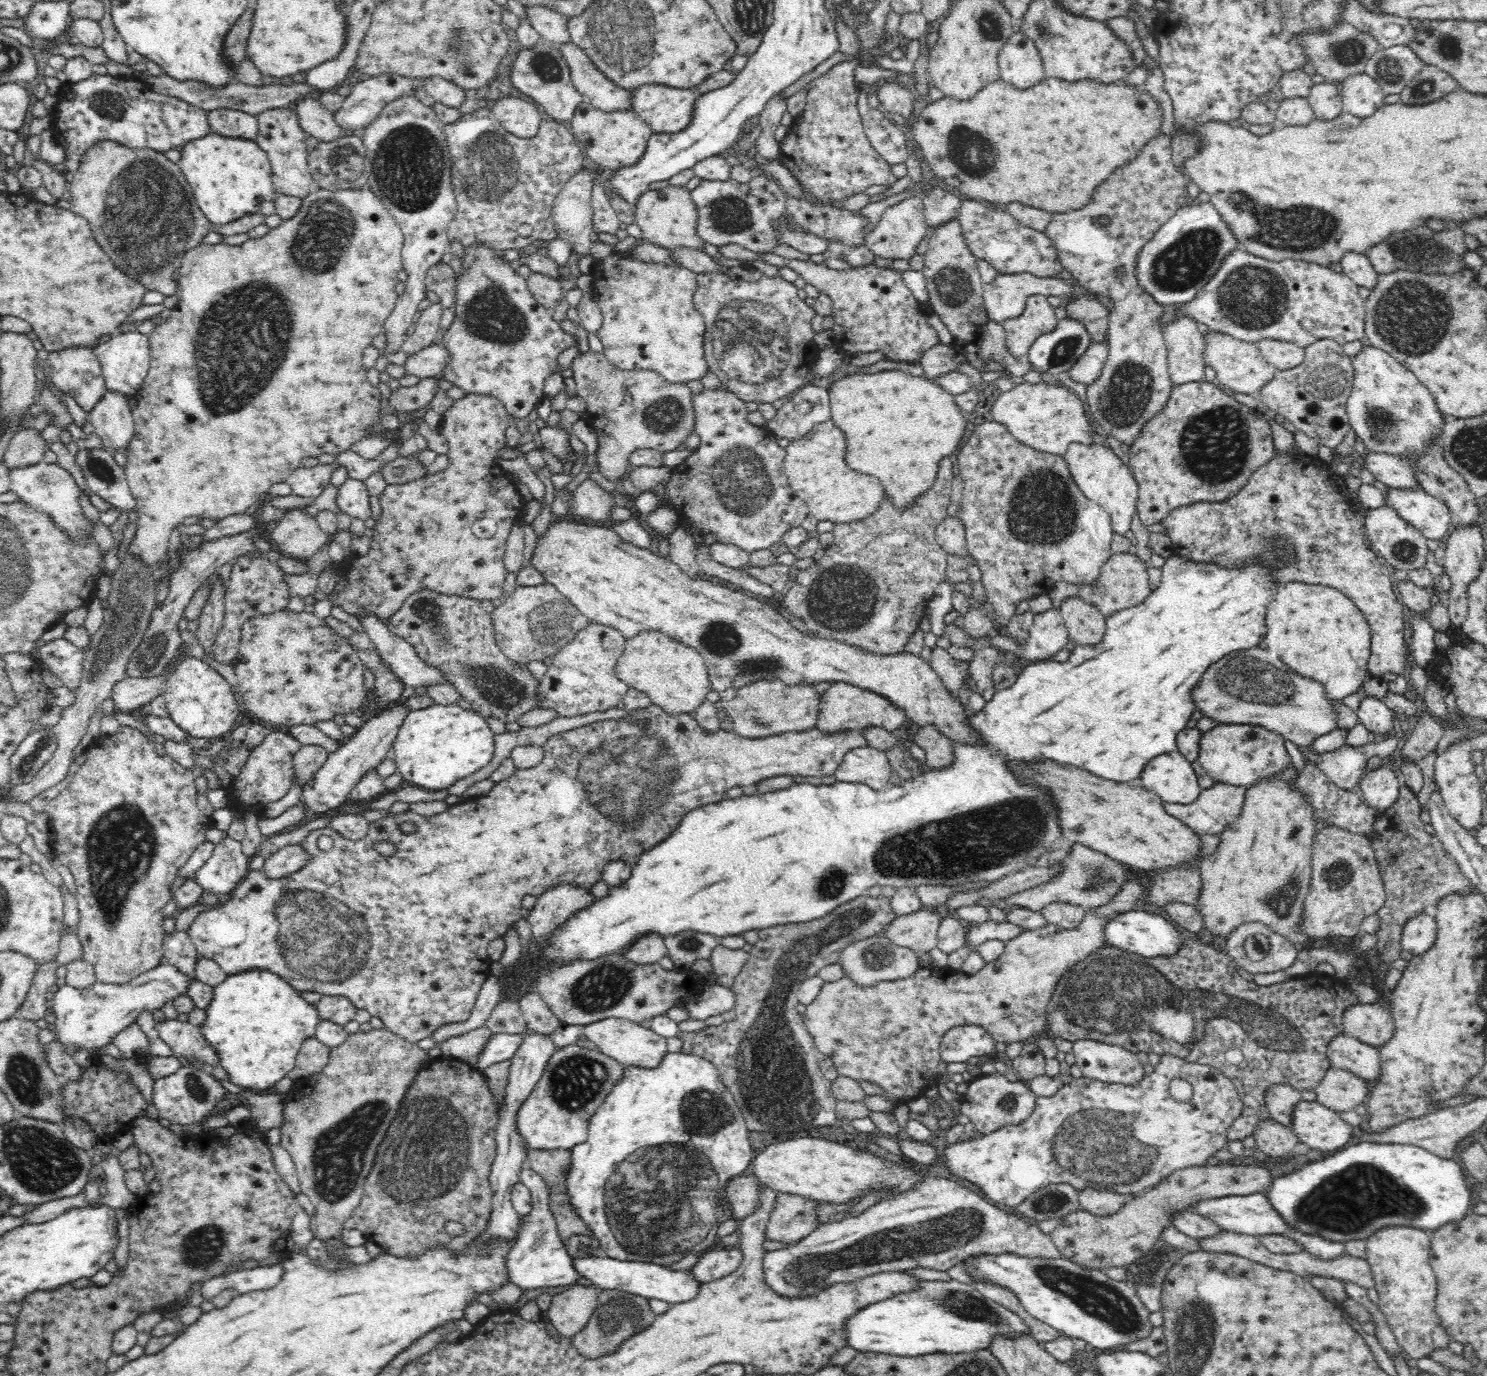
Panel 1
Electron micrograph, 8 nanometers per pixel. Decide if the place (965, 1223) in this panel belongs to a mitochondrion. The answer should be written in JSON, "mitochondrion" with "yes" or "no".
{"mitochondrion":"yes"}

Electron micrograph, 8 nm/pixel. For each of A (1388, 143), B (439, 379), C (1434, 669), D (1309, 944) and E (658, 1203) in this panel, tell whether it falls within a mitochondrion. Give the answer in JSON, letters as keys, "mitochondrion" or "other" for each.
{"A":"other","B":"other","C":"other","D":"other","E":"mitochondrion"}

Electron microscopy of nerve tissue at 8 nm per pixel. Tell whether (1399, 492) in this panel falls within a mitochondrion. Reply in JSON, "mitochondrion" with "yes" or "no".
{"mitochondrion":"no"}

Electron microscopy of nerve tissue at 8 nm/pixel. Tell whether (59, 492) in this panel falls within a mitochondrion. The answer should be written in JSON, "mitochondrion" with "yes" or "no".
{"mitochondrion":"no"}

